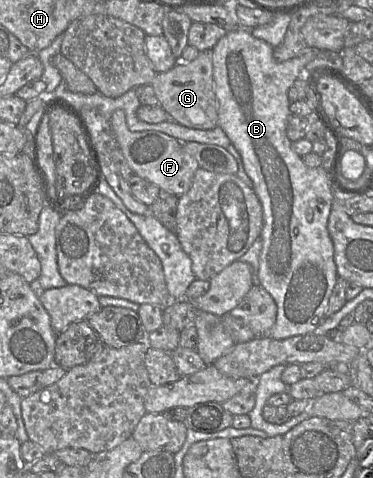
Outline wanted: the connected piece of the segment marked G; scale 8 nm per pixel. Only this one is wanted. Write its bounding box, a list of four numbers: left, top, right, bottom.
[151,50,218,130]

